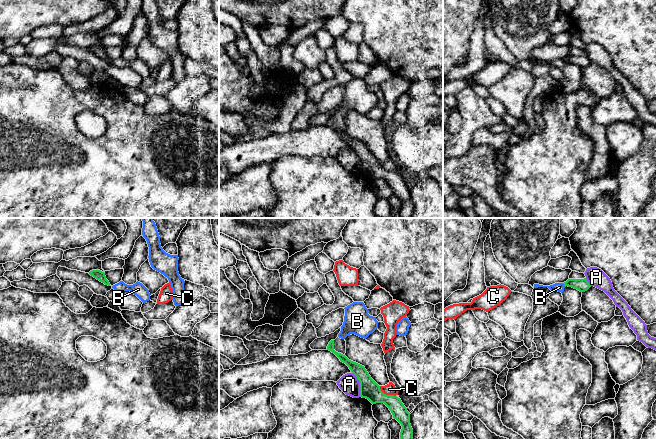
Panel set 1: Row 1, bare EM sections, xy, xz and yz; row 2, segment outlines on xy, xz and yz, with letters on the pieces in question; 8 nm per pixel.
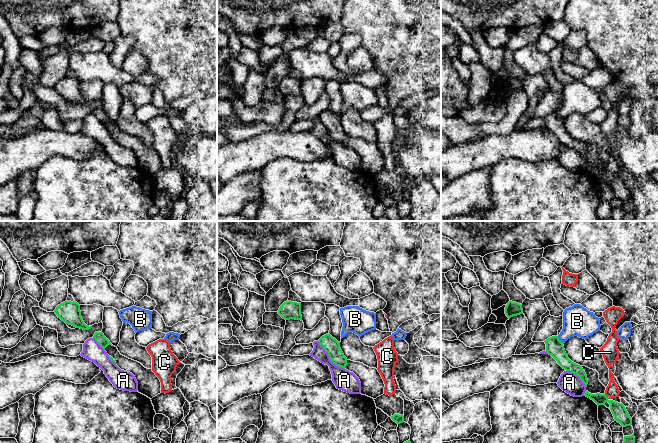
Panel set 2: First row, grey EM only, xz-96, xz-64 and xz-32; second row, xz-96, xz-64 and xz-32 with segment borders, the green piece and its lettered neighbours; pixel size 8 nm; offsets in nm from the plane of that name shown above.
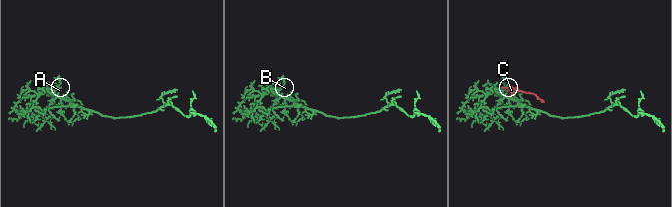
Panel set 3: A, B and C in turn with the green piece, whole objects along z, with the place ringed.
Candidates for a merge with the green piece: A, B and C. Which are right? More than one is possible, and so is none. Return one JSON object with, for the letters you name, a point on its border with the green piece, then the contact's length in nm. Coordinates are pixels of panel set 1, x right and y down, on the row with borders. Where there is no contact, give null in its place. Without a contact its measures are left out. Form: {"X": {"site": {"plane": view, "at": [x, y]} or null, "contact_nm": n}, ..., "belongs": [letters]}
{"belongs": []}

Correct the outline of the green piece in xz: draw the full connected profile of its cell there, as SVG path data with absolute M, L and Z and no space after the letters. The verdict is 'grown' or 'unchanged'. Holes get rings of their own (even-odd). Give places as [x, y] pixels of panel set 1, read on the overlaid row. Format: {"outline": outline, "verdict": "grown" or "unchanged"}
{"outline": "M331 340L327 350L334 353L345 363L360 382L360 397L368 399L372 404L384 403L391 411L393 418L402 426L400 439L413 439L413 429L410 424L410 413L401 399L394 395L386 395L380 386L371 378L364 366L349 360L345 355L334 350L334 340Z", "verdict": "unchanged"}

